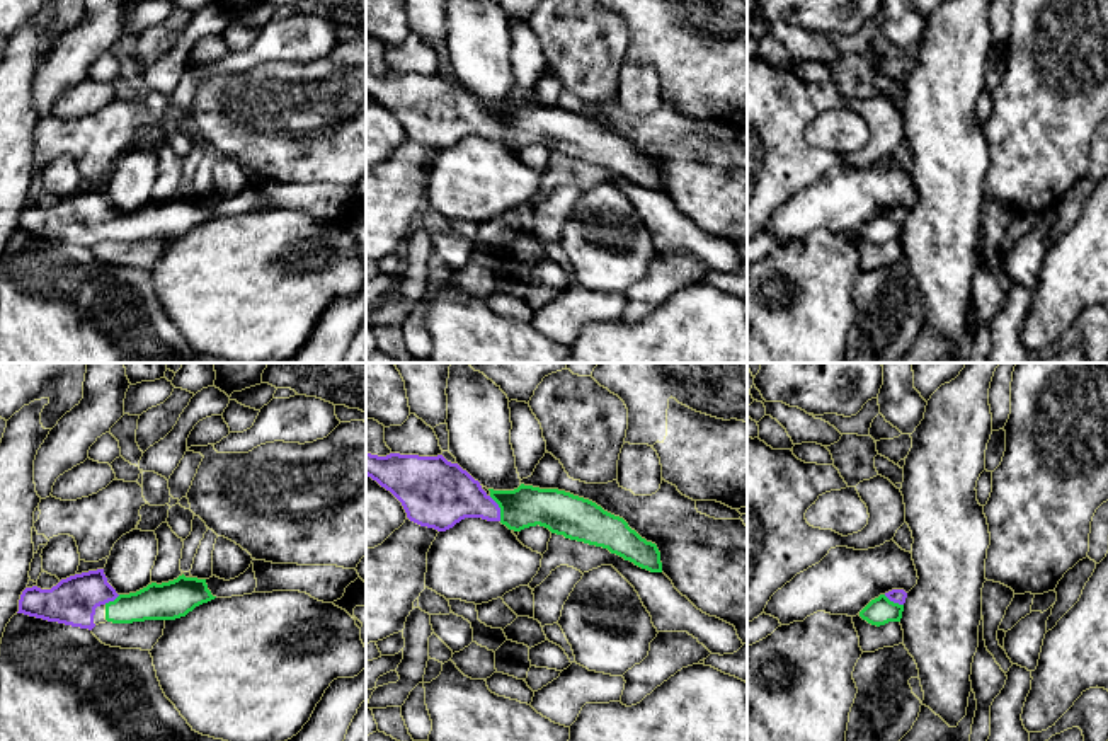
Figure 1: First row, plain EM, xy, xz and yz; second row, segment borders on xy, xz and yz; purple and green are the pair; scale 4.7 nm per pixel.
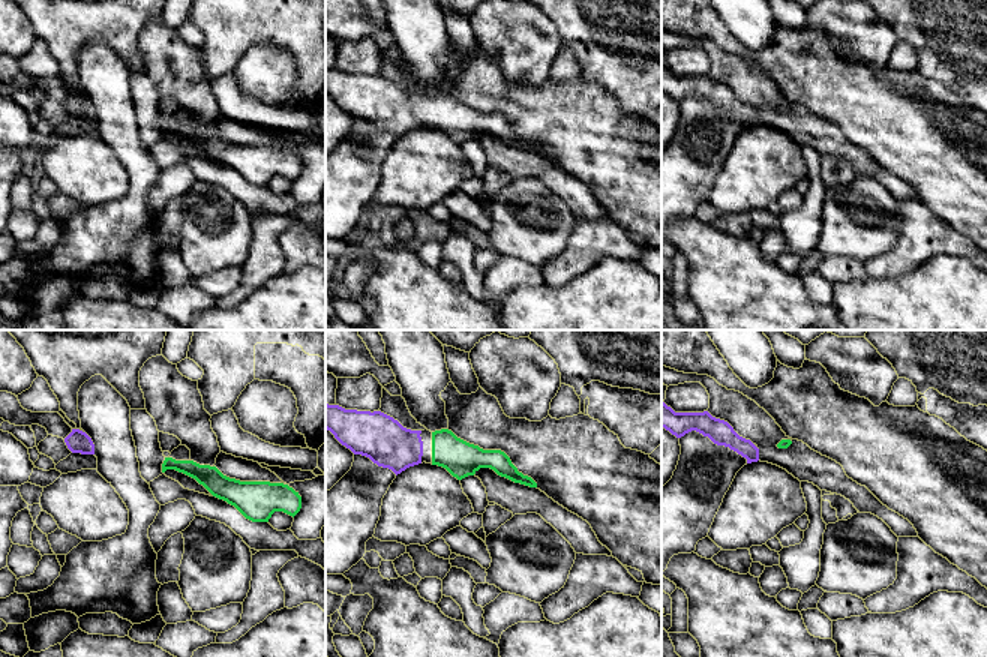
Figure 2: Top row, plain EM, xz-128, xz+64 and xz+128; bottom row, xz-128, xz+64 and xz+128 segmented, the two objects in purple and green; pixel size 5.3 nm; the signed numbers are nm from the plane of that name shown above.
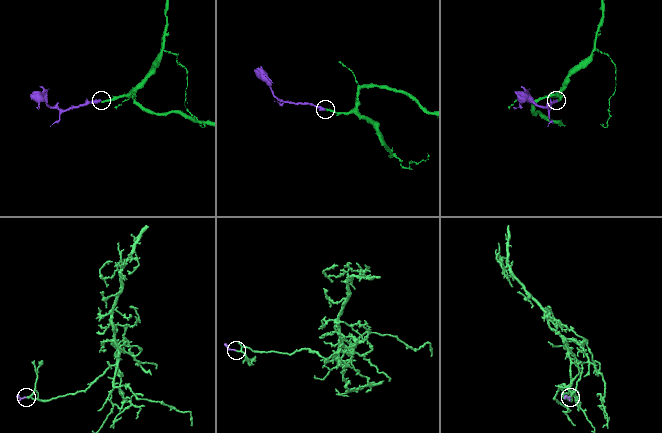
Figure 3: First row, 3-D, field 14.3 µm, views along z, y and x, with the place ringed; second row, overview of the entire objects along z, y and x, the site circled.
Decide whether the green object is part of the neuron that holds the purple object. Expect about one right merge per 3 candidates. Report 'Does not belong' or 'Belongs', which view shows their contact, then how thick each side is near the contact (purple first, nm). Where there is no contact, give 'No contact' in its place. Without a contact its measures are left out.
Belongs. Touches purple in xz. Thickness 280 nm (purple) against 190 nm

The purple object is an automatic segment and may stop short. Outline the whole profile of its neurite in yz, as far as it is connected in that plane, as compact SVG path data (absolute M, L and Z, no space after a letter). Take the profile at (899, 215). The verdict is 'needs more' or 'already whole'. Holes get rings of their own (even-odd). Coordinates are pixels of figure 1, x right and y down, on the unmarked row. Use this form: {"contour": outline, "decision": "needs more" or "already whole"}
{"contour": "M892 208L871 218L860 235L871 244L885 244L888 240L900 240L907 211L904 208Z", "decision": "needs more"}

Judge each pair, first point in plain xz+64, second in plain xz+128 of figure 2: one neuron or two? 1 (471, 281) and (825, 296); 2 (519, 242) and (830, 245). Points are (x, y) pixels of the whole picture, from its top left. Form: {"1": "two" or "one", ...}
{"1": "one", "2": "one"}

